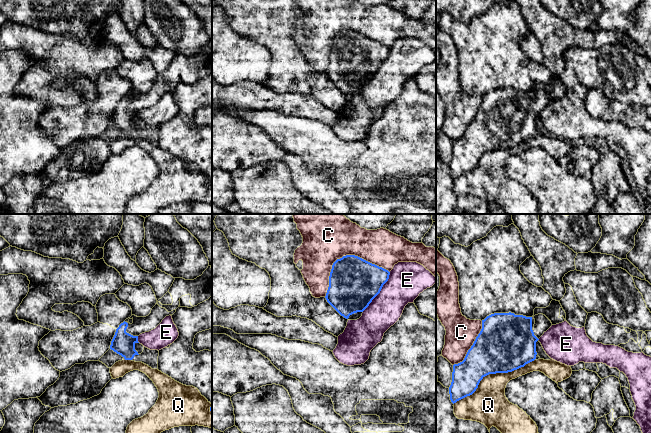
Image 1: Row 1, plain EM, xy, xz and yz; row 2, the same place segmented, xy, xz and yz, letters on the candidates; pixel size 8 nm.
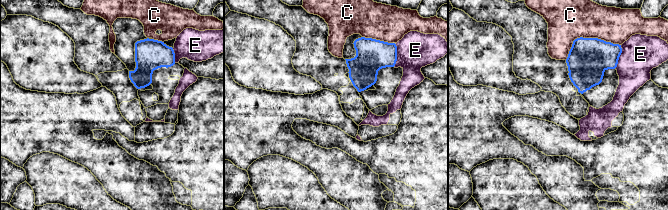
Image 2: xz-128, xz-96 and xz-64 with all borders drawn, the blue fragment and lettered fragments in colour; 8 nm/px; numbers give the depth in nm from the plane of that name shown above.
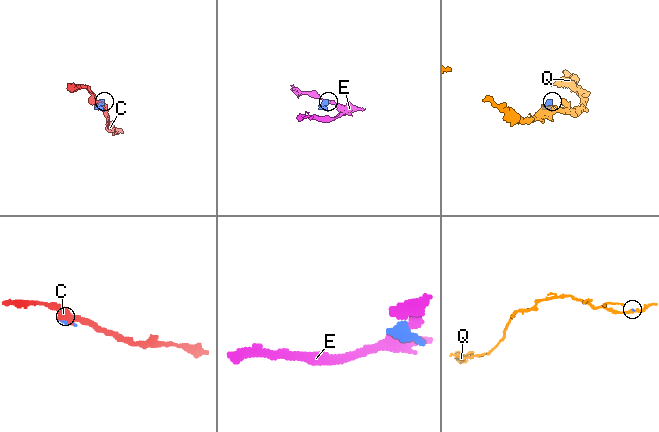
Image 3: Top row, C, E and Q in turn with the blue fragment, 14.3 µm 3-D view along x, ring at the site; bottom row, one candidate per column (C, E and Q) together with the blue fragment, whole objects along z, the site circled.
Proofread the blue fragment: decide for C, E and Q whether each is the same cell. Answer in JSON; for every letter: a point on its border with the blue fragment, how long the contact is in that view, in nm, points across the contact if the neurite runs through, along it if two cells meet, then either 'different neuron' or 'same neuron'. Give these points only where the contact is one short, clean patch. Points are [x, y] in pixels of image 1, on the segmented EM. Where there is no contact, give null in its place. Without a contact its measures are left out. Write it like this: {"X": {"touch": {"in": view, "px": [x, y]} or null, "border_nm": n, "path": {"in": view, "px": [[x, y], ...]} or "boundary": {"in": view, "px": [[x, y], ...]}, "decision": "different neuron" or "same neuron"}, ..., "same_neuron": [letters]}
{"C": {"touch": {"in": "xz", "px": [344, 256]}, "border_nm": 550, "decision": "different neuron"}, "E": {"touch": {"in": "xz", "px": [379, 292]}, "border_nm": 400, "decision": "different neuron"}, "Q": {"touch": {"in": "yz", "px": [491, 373]}, "border_nm": 750, "decision": "different neuron"}, "same_neuron": []}

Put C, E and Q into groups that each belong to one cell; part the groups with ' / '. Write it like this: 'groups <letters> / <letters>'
groups C / E / Q

